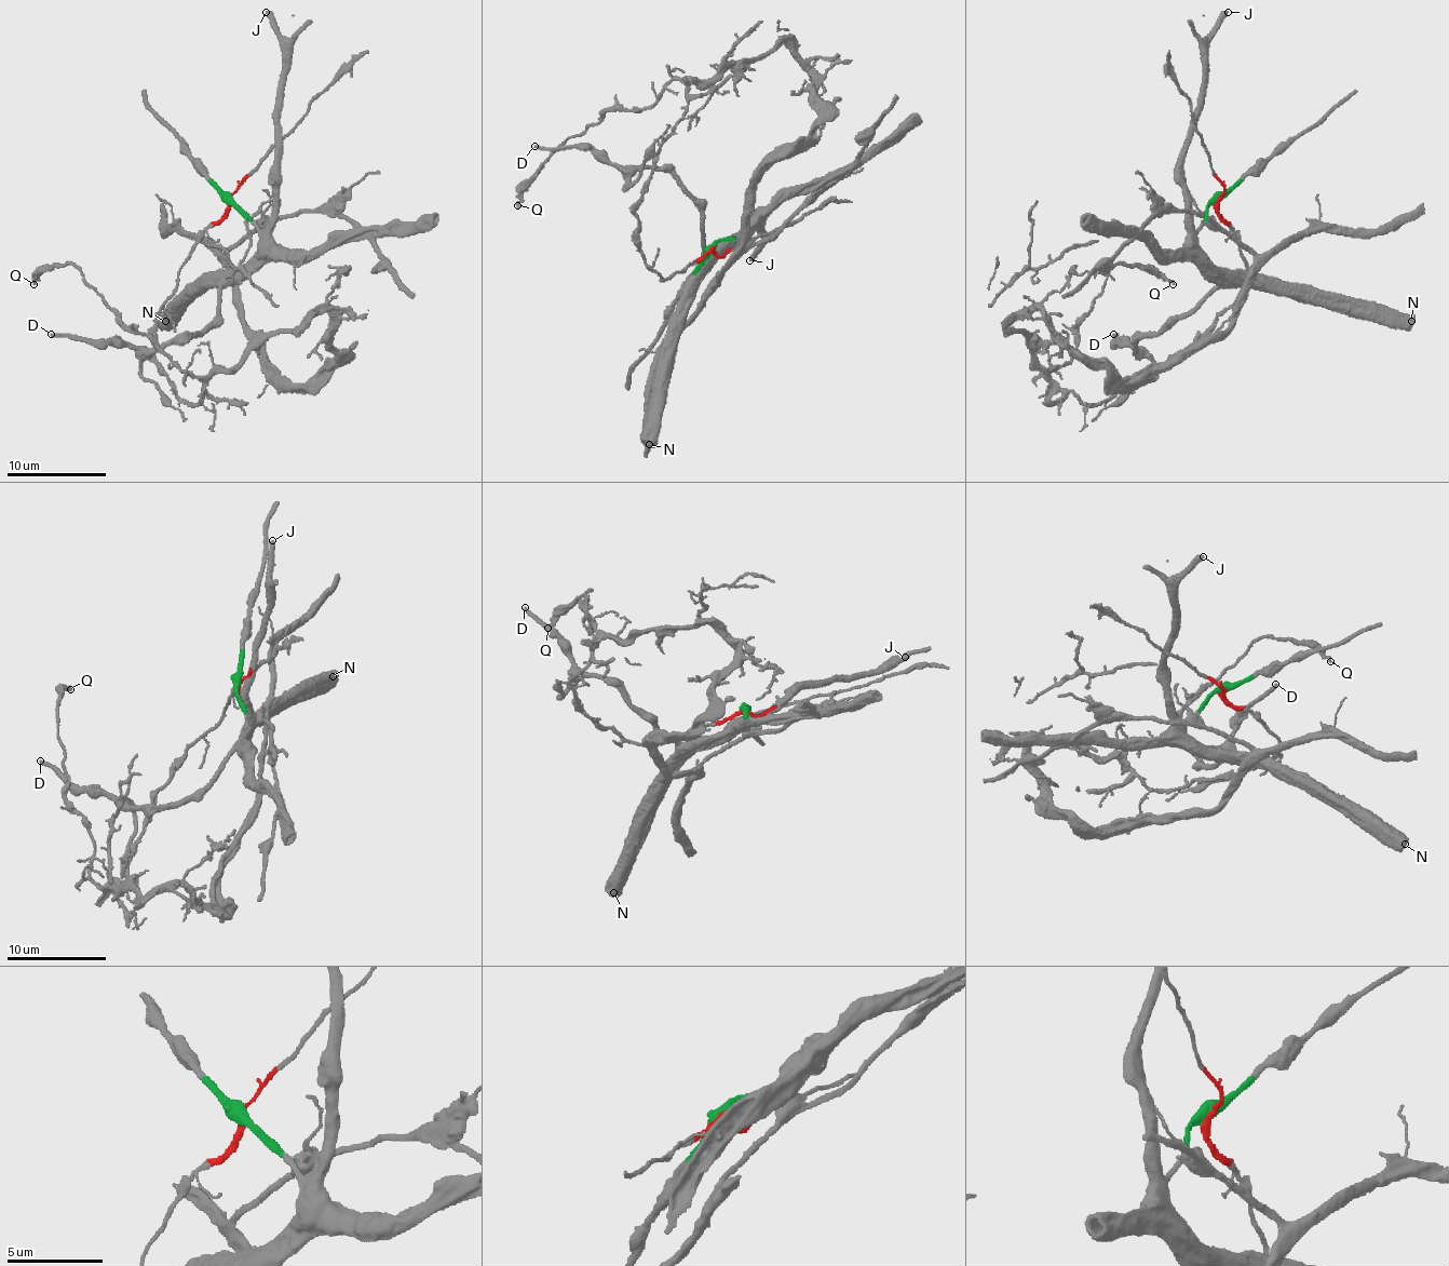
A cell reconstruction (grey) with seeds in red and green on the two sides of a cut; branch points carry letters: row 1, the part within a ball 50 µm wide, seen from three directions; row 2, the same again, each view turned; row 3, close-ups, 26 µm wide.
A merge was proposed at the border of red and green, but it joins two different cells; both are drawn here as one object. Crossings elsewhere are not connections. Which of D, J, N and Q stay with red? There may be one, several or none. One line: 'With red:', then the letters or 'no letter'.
With red: Q

